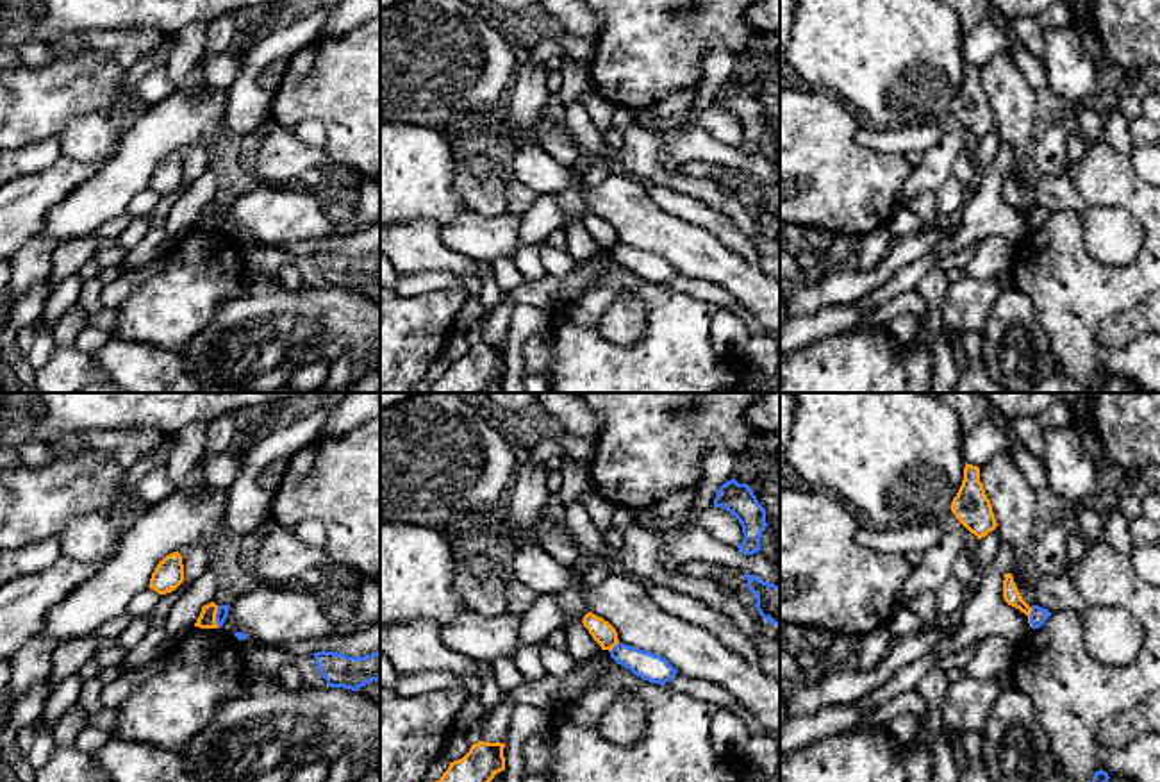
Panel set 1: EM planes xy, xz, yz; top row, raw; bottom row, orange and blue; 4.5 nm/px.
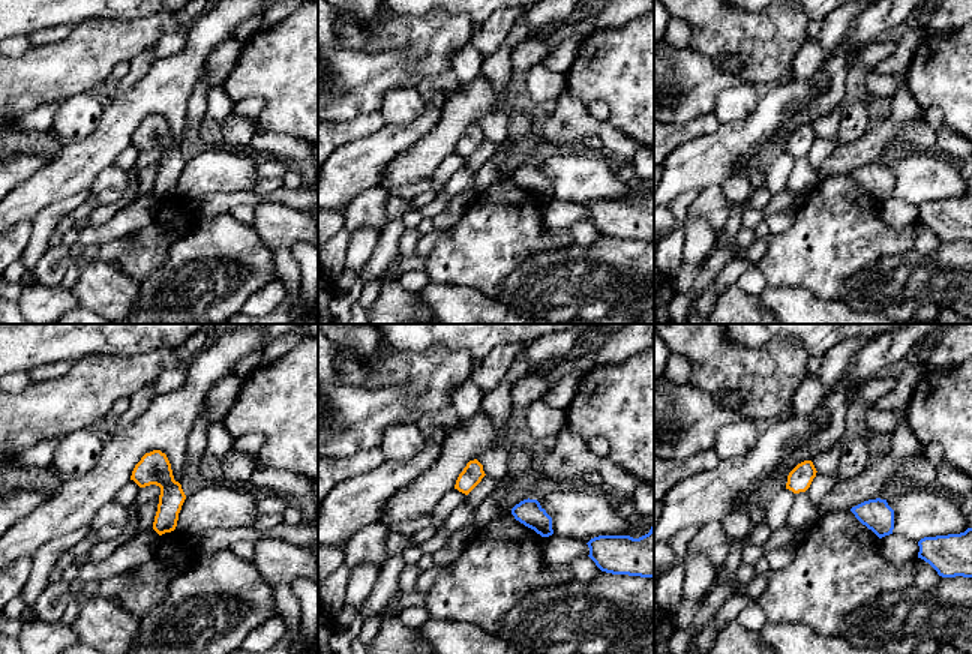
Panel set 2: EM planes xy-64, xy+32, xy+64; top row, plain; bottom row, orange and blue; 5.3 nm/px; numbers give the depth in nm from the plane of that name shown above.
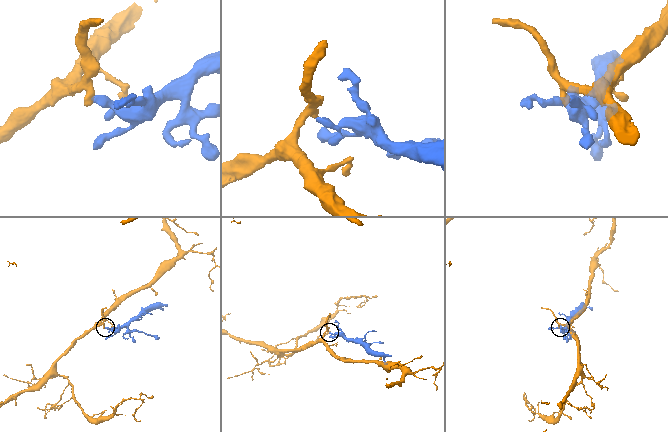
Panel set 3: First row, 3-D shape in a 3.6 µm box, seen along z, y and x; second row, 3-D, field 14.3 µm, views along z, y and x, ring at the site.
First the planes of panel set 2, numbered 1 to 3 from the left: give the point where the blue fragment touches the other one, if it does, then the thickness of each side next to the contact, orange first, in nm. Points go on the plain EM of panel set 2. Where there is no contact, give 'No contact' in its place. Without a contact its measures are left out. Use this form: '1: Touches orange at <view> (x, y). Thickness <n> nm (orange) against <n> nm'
1: No contact
2: No contact
3: No contact

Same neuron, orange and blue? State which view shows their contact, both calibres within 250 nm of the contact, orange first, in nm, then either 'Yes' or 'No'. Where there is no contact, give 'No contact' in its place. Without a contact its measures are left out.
Touches orange in xy. Thickness 80 nm (orange) against 50 nm. No

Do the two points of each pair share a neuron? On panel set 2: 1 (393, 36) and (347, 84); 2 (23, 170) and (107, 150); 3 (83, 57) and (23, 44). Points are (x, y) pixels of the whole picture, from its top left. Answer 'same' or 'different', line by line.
1: different
2: different
3: different

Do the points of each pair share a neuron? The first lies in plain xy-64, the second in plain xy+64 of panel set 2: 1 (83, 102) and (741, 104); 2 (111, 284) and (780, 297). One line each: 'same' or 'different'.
1: same
2: same

